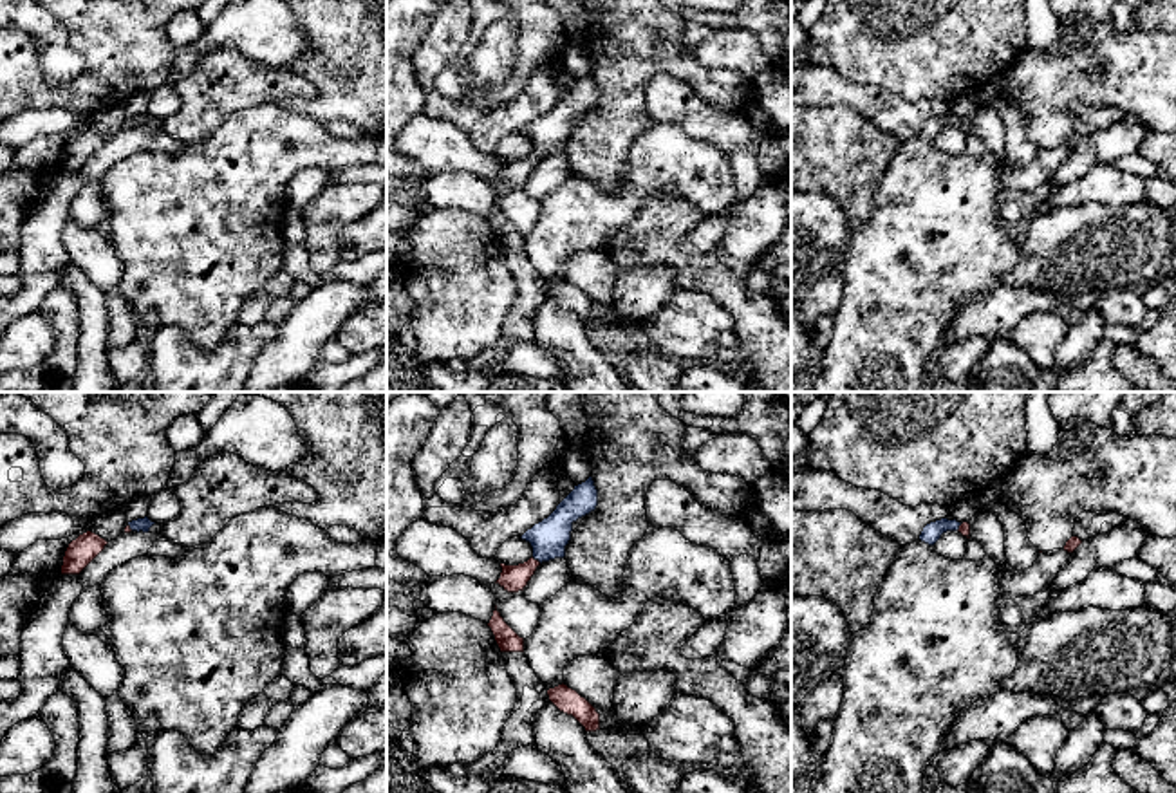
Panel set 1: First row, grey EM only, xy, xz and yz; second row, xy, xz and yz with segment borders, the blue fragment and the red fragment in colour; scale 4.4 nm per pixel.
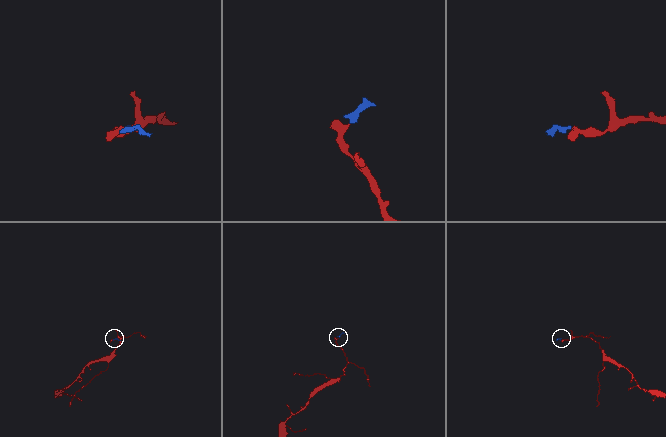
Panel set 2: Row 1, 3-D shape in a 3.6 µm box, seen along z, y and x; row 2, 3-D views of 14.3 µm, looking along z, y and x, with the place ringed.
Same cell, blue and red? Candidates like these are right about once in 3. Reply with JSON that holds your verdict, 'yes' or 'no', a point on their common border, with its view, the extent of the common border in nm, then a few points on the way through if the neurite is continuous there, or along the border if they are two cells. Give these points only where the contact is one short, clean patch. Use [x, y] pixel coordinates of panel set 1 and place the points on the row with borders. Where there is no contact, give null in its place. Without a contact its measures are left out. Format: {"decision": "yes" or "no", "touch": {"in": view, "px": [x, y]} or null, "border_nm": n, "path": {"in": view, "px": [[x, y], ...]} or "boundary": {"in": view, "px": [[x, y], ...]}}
{"decision": "yes", "touch": {"in": "xz", "px": [537, 559]}, "border_nm": 50, "path": {"in": "xz", "px": [[550, 537], [537, 559], [513, 578]]}}

